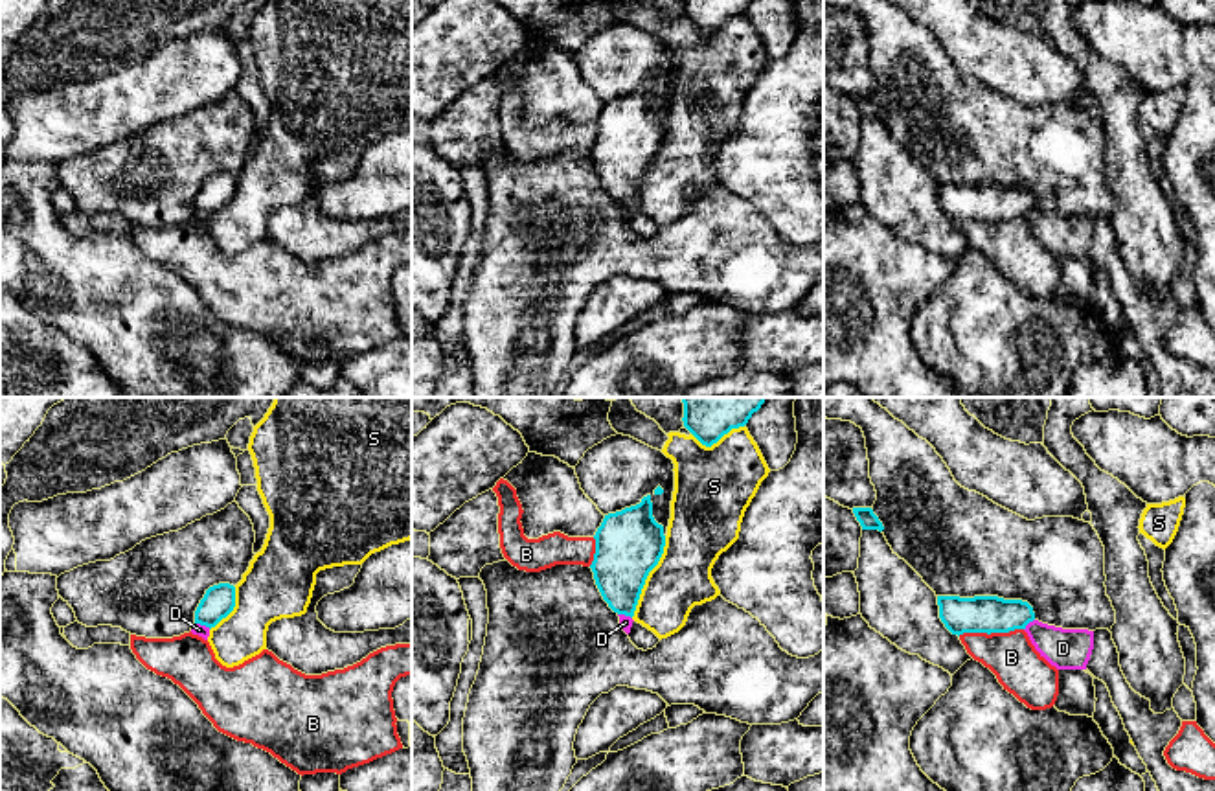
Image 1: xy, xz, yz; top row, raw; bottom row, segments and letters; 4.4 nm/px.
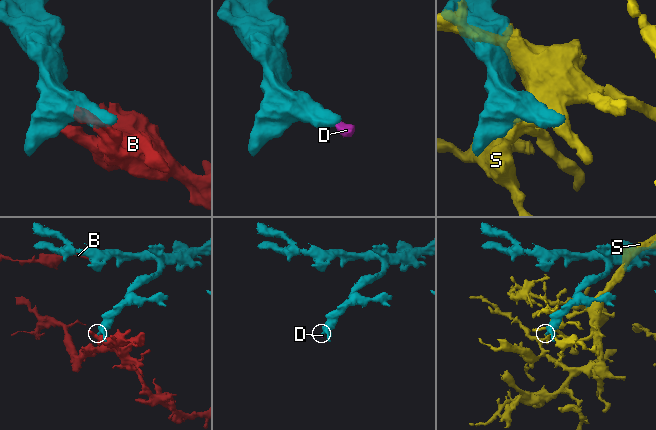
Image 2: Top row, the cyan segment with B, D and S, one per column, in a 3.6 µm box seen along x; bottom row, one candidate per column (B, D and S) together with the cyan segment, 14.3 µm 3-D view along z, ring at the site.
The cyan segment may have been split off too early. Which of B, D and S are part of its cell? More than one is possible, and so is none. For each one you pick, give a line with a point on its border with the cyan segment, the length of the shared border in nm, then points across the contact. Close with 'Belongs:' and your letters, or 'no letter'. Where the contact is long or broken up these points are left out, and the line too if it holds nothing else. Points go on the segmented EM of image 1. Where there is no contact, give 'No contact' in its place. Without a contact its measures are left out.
Belongs: no letter

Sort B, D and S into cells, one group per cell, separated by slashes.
B / D / S

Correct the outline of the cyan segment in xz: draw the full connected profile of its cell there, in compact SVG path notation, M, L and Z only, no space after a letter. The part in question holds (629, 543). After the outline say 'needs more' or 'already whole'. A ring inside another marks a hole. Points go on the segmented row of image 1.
M651 495L636 506L605 515L594 539L590 568L596 585L614 613L632 618L645 579L665 546L664 526L653 517Z; already whole

